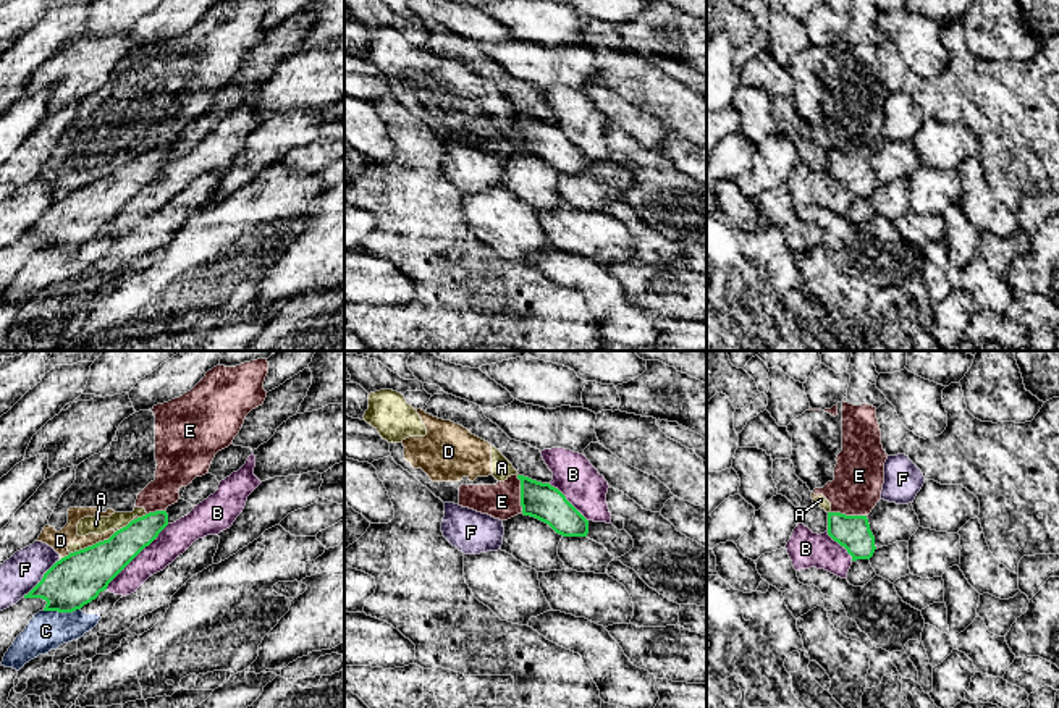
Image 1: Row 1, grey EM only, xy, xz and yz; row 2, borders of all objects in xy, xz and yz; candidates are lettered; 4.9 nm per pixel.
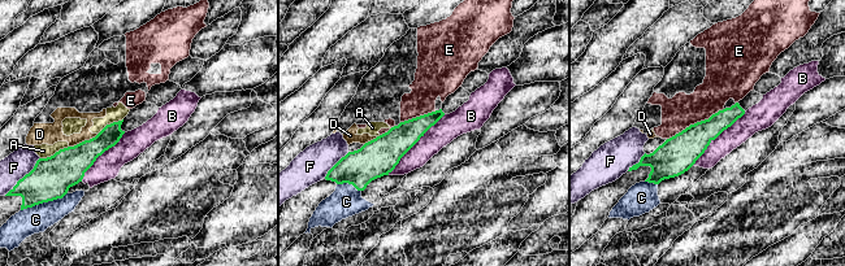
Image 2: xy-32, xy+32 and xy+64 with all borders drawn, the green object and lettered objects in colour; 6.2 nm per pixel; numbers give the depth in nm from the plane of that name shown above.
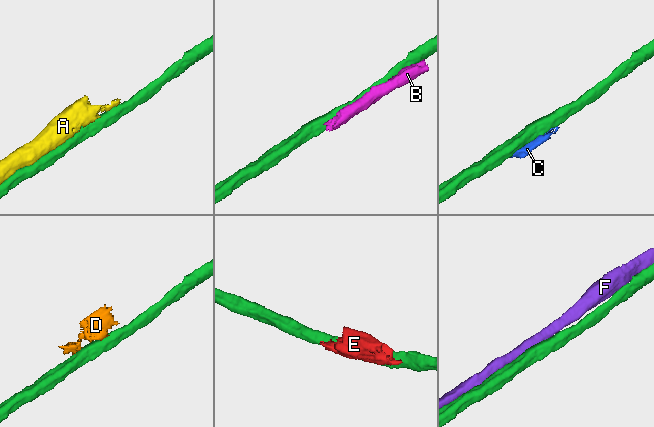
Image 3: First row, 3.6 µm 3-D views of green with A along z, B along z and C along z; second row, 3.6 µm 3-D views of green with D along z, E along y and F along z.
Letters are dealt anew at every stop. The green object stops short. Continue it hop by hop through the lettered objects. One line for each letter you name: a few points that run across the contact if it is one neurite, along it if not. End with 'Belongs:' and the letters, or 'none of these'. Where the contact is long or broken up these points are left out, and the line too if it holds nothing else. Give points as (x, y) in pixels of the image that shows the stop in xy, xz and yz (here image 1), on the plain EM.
Belongs: none of these

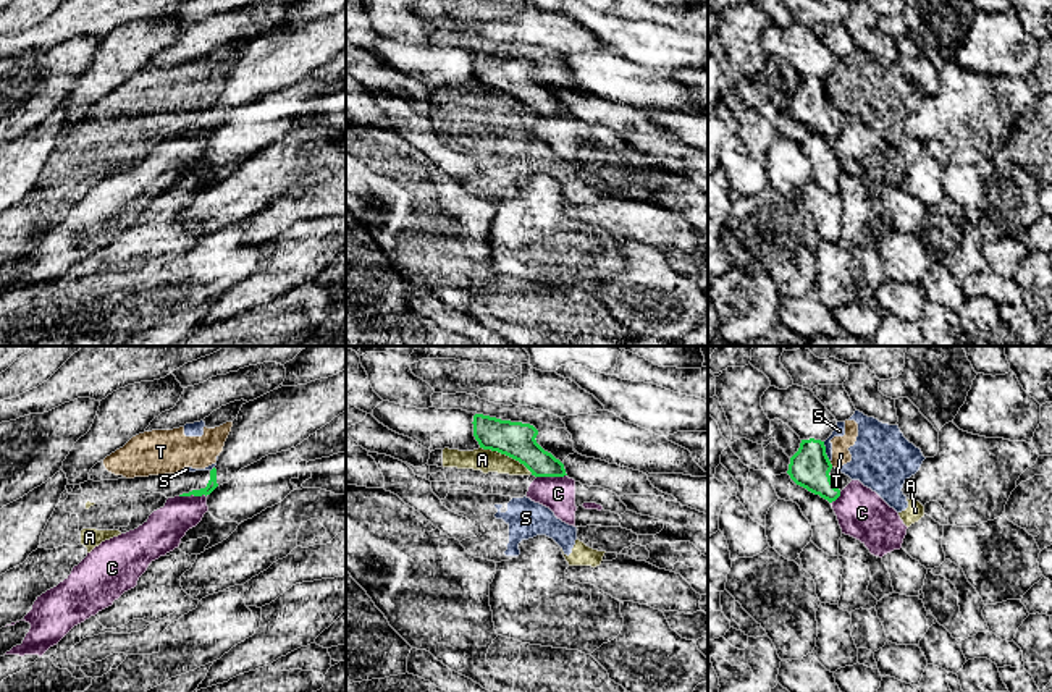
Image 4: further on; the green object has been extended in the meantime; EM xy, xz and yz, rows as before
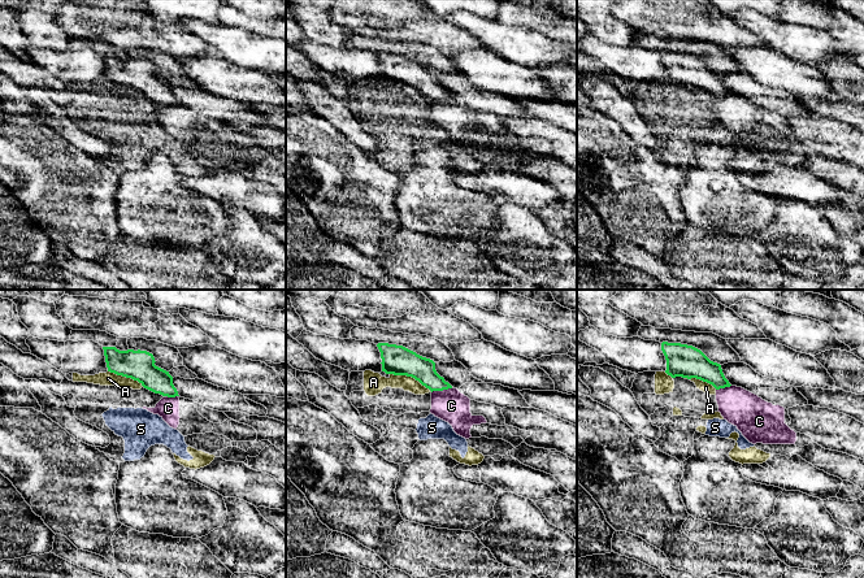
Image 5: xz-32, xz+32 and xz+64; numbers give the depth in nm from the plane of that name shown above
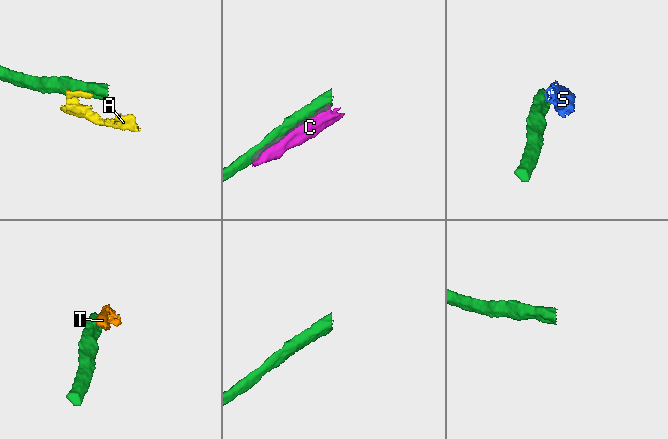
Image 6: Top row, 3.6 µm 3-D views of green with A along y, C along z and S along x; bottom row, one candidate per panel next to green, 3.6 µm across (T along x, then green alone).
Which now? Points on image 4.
Belongs: none of these

